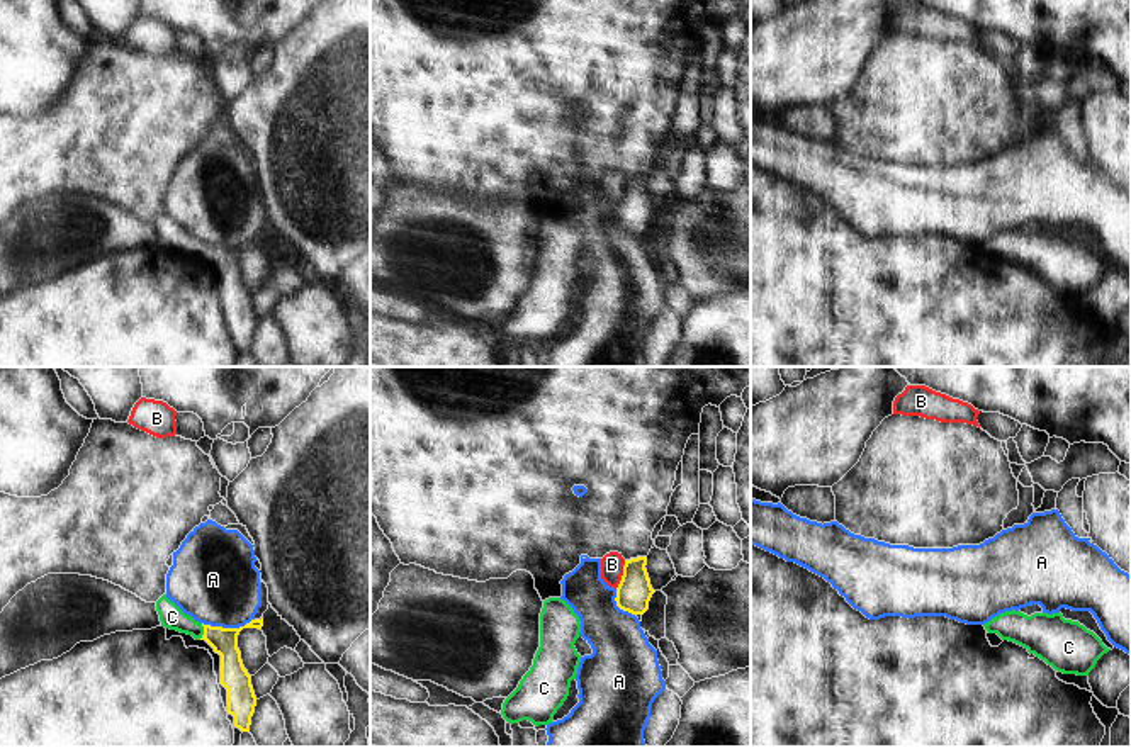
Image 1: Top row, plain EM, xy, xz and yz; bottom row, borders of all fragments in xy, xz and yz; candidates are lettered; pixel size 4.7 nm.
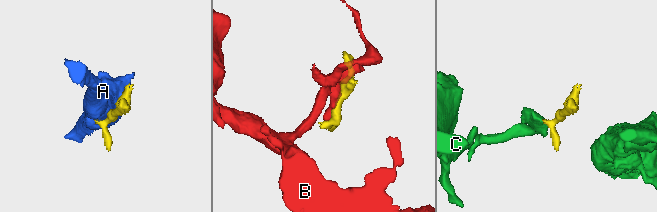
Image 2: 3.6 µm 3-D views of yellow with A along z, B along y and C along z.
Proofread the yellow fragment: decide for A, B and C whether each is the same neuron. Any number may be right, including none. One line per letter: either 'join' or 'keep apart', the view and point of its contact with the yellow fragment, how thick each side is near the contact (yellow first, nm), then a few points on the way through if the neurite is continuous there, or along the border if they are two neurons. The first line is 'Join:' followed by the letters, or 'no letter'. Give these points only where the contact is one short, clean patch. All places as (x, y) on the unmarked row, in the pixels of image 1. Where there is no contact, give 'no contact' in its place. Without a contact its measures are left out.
Join: C
A: keep apart | xy (228, 248) | 140/400 nm | along xy (253, 238), (238, 247), (211, 247), (202, 243)
B: keep apart | xz (624, 194) | 160/110 nm
C: join | xy (204, 252) | 130/110 nm | across xy (225, 260), (204, 252), (172, 236)

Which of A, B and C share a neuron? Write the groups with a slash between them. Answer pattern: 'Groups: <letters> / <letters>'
Groups: A / B / C.

